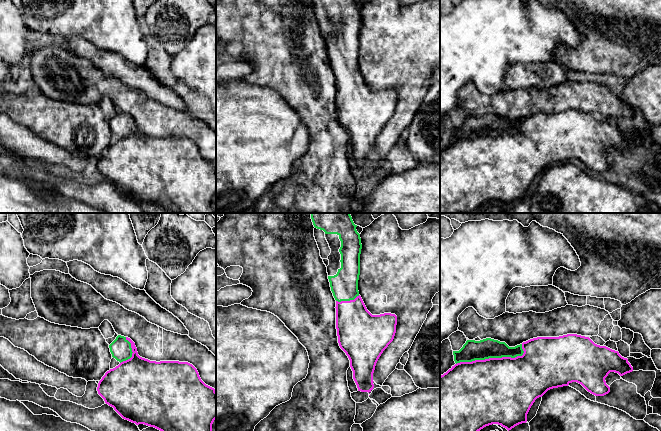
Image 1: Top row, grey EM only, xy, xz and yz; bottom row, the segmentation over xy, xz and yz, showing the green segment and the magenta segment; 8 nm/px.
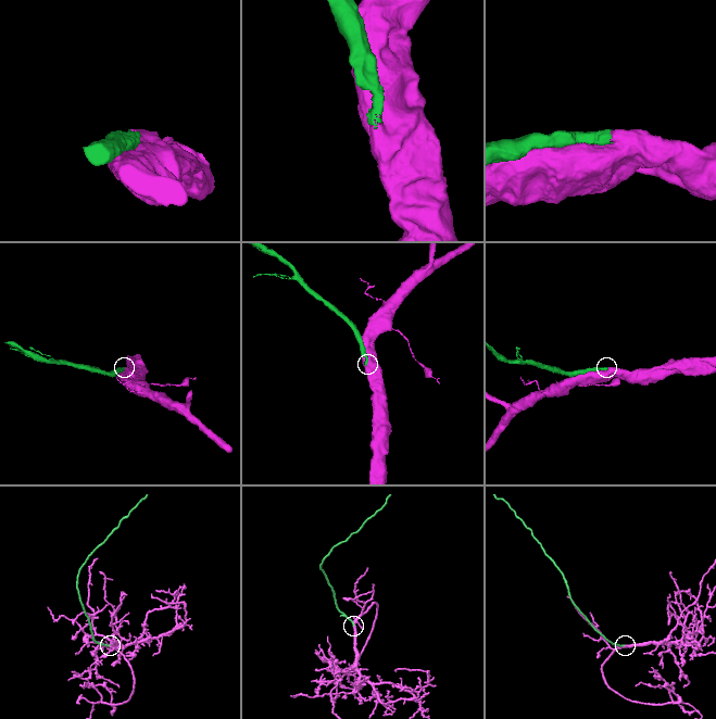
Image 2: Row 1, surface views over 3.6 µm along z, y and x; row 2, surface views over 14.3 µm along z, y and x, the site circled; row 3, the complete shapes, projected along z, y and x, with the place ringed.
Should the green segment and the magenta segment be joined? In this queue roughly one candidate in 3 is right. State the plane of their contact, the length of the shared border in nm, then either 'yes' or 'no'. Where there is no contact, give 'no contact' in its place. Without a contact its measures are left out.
yz | 550 nm | yes

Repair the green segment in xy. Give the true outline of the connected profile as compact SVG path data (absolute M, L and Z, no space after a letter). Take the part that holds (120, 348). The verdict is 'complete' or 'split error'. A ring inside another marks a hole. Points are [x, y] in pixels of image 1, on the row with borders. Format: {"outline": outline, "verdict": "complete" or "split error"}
{"outline": "M118 335L109 345L112 357L120 362L98 383L98 394L125 420L160 431L212 431L216 419L216 391L206 385L197 369L188 362L150 361L138 355L135 343Z", "verdict": "split error"}

